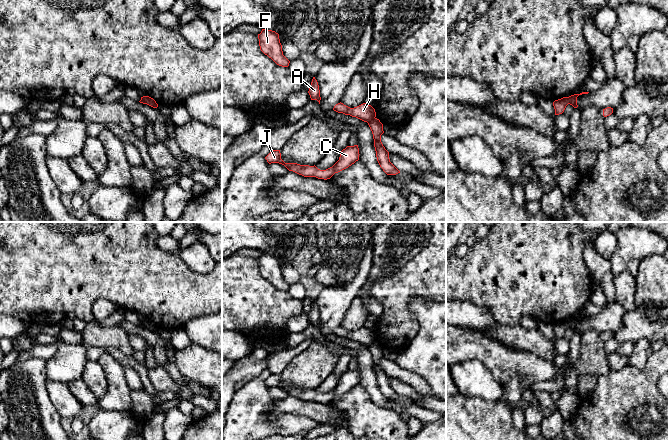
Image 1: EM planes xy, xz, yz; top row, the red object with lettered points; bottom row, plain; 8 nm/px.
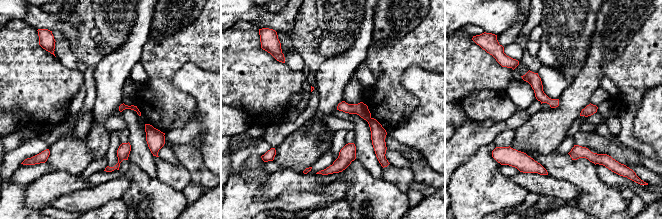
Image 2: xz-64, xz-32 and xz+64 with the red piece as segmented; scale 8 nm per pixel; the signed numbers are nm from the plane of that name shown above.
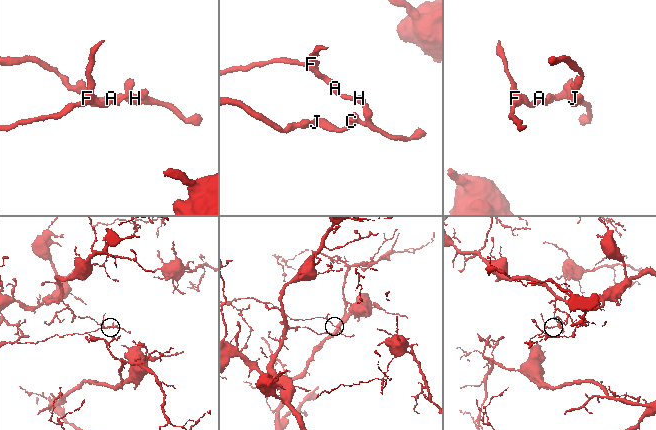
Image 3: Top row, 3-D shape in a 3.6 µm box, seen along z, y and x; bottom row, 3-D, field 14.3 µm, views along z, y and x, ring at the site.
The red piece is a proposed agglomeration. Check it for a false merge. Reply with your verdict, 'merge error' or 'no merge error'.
merge error

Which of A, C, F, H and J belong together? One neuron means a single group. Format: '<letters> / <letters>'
A F H / C J

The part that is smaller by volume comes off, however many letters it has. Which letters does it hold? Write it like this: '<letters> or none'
A, F, H

